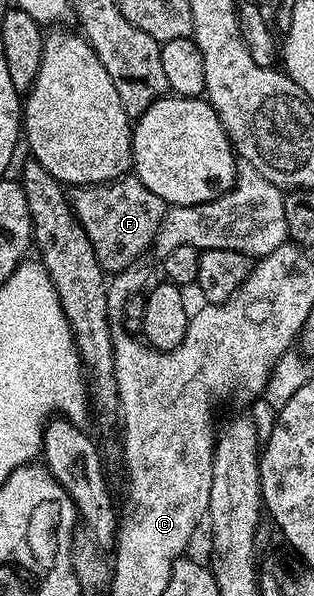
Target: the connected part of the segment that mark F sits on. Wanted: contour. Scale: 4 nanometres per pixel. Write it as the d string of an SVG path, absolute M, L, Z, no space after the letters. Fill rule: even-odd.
M133 173L110 183L92 183L86 187L73 187L71 202L78 221L83 225L83 233L87 233L91 241L91 249L95 249L97 264L106 273L116 273L124 267L134 266L138 262L137 255L143 254L145 247L146 251L152 248L153 241L157 238L157 230L167 210L167 204L155 193L151 193L151 189L147 189L147 185L143 185L143 181L139 181Z

